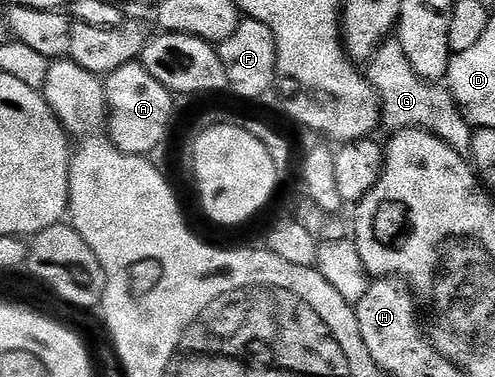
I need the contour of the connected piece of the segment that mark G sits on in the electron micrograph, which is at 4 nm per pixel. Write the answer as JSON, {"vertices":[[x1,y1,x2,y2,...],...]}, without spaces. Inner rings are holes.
{"vertices":[[387,38,382,46,375,51,374,58,369,60,367,67,370,68,365,68,364,74,370,80,371,85,374,86,374,92,378,94,381,122,385,126,387,123,391,132,406,131,409,127,418,127,422,131,431,131,433,135,440,137,440,141,444,141,449,147,456,149,456,153,469,156,472,137,474,136,470,122,464,118,458,103,452,98,445,86,435,85,433,82,418,76,416,69,412,69,412,65,408,61,404,49,399,45,397,38]]}

